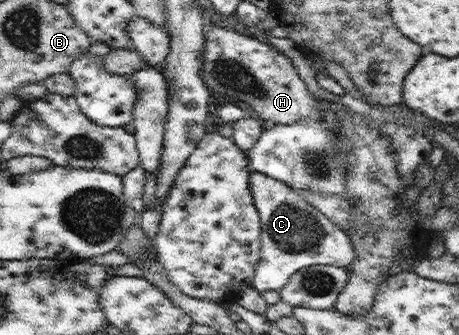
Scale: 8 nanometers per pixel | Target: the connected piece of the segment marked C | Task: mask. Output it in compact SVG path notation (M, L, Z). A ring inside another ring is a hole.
M250 171L250 193L261 224L260 260L251 285L256 291L279 293L294 273L312 265L347 268L354 262L354 248L347 233L288 187L288 184L263 173Z

